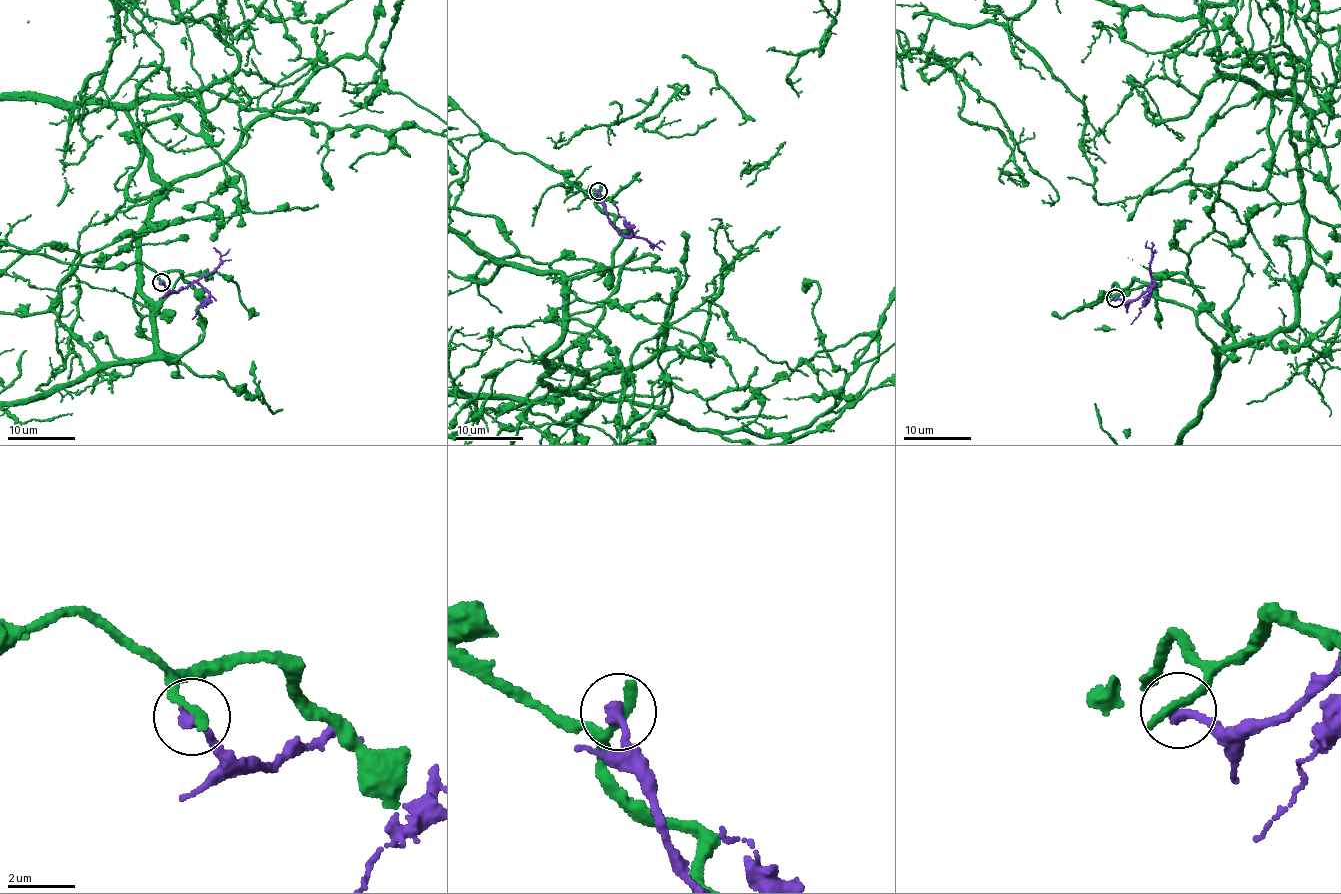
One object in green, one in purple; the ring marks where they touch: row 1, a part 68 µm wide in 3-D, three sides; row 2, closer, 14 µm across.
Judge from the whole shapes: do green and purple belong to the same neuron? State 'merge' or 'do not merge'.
do not merge

